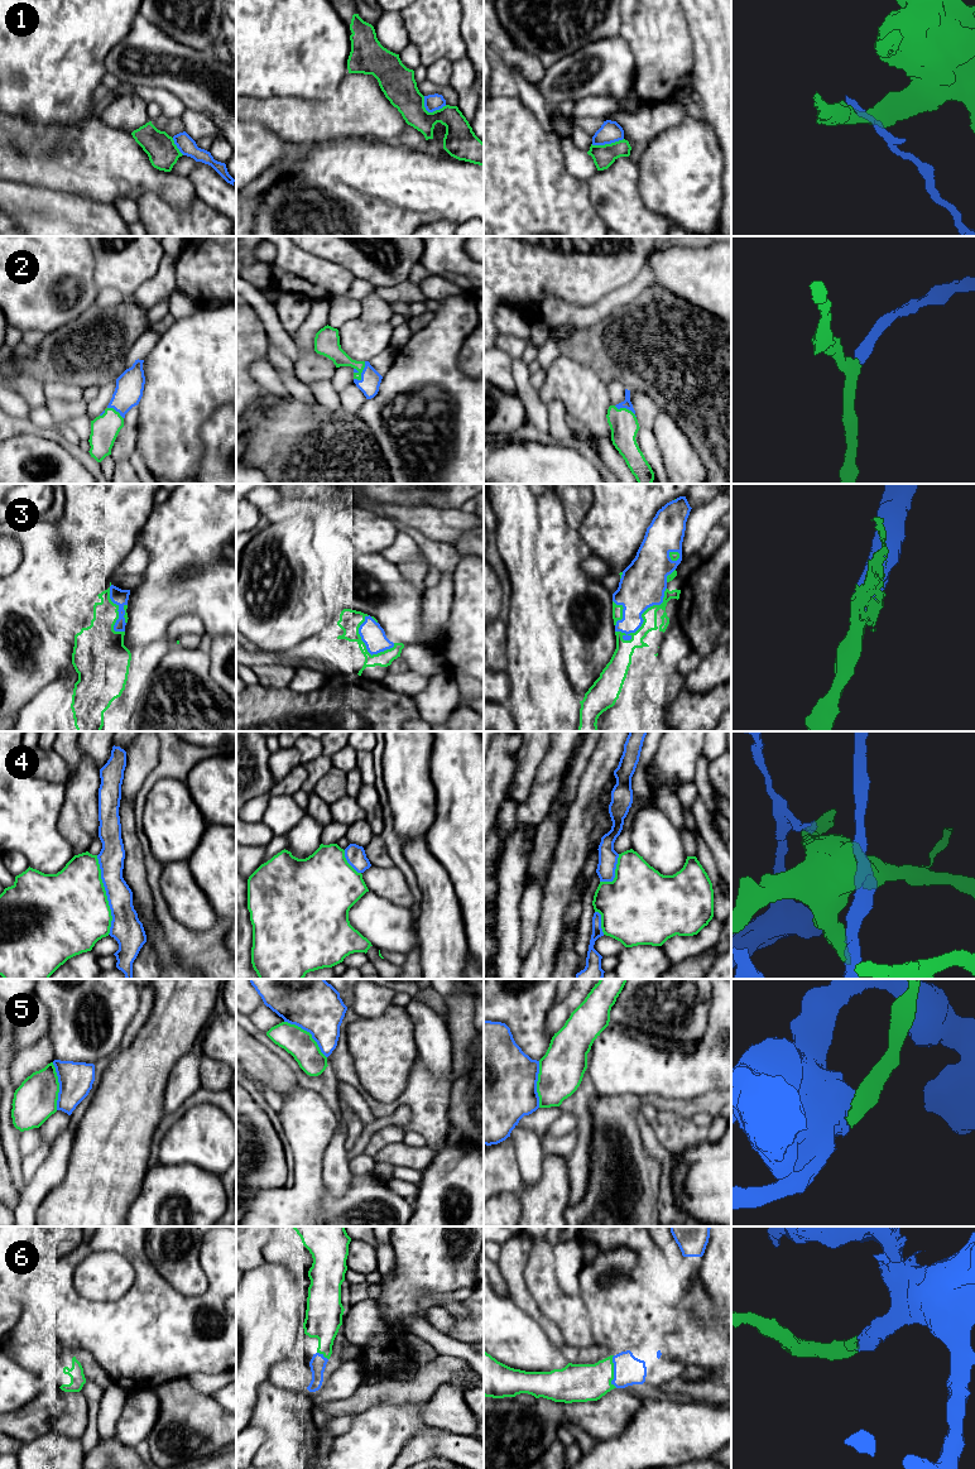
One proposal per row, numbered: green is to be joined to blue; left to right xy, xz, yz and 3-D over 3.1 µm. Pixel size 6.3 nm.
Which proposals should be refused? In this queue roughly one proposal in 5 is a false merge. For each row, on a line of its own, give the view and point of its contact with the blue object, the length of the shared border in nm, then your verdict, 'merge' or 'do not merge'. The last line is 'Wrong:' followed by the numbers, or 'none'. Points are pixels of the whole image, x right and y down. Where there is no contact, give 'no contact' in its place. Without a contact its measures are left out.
1: contact xz (430, 111); length 160 nm; do not merge
2: contact xz (361, 373); length 140 nm; merge
3: contact yz (643, 611); length 440 nm; merge
4: contact xy (106, 894); length 500 nm; do not merge
5: contact xz (310, 1032); length 360 nm; merge
6: contact yz (614, 1372); length 200 nm; merge
Wrong: 1, 4

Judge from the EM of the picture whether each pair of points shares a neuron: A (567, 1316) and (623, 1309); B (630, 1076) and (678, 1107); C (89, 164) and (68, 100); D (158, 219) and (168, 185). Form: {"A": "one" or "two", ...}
{"A": "two", "B": "two", "C": "two", "D": "two"}

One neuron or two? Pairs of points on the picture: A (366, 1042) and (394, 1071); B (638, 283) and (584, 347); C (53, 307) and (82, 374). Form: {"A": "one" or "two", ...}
{"A": "one", "B": "two", "C": "two"}

